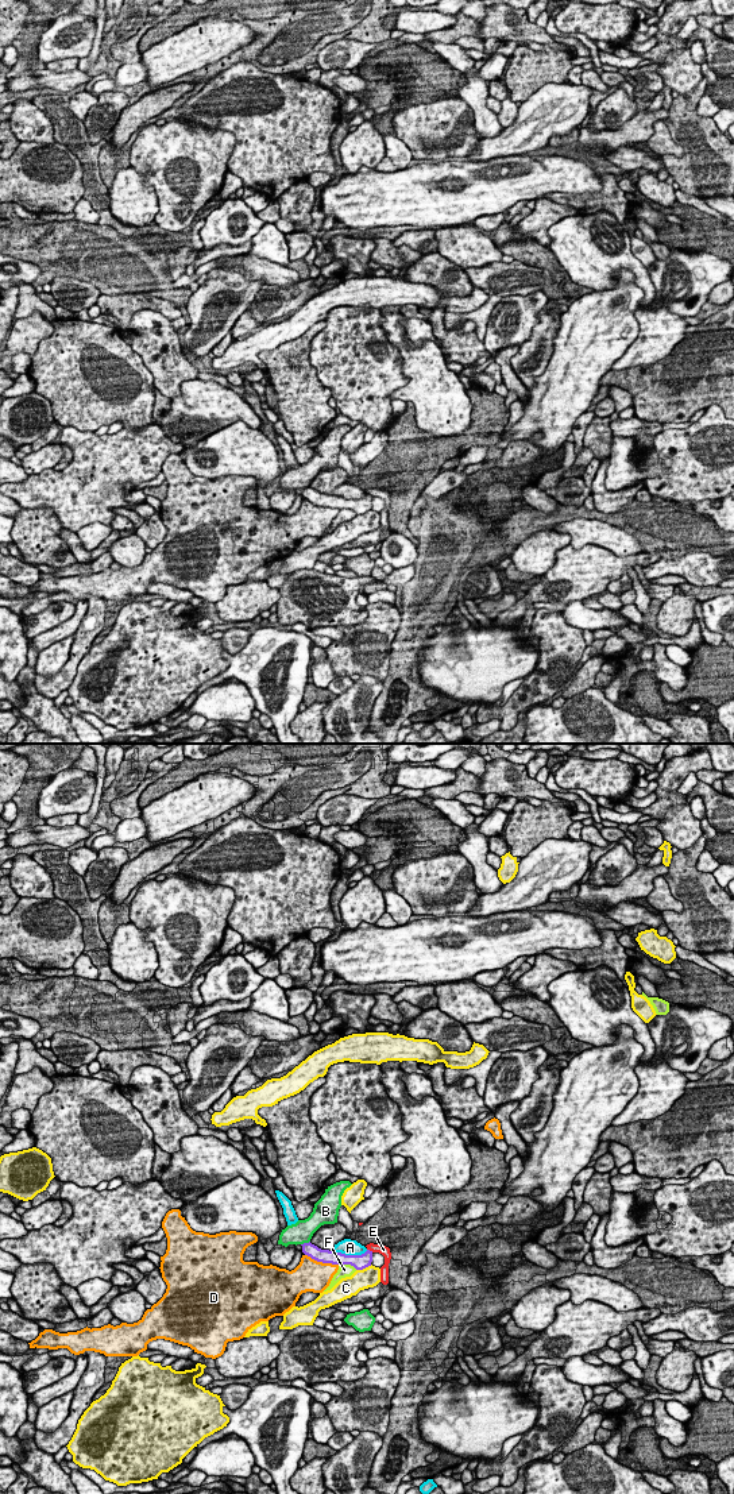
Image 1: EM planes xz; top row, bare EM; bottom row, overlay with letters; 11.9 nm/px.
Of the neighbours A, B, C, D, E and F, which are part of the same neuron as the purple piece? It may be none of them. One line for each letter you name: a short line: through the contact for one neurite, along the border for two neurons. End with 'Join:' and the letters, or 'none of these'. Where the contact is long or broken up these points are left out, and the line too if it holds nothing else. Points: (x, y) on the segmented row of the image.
Join: none of these

